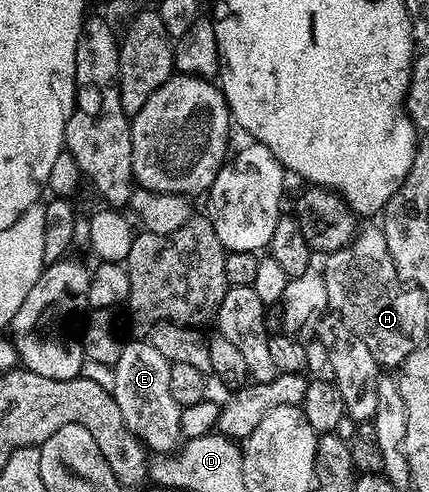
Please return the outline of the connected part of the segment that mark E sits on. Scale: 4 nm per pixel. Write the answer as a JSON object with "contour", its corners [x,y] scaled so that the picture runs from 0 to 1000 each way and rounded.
{"contour":[[[350,691],[296,693],[284,705],[275,736],[261,746],[261,799],[280,829],[280,846],[289,846],[289,862],[322,888],[343,917],[368,927],[403,925],[427,896],[420,870],[424,827],[410,813],[401,813],[401,789],[392,789],[396,738]]]}

